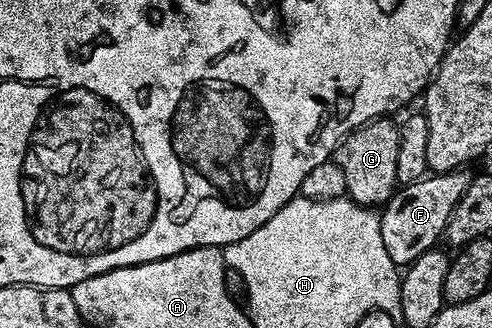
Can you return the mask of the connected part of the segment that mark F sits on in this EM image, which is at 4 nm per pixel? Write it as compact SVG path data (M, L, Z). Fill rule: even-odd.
M466 170L448 171L446 173L431 173L419 179L416 183L400 186L392 195L391 200L382 208L379 220L381 221L381 241L385 241L385 249L389 257L397 265L410 265L421 253L432 250L438 239L444 238L447 222L455 206L461 201L465 189L471 184L472 176L466 175Z

